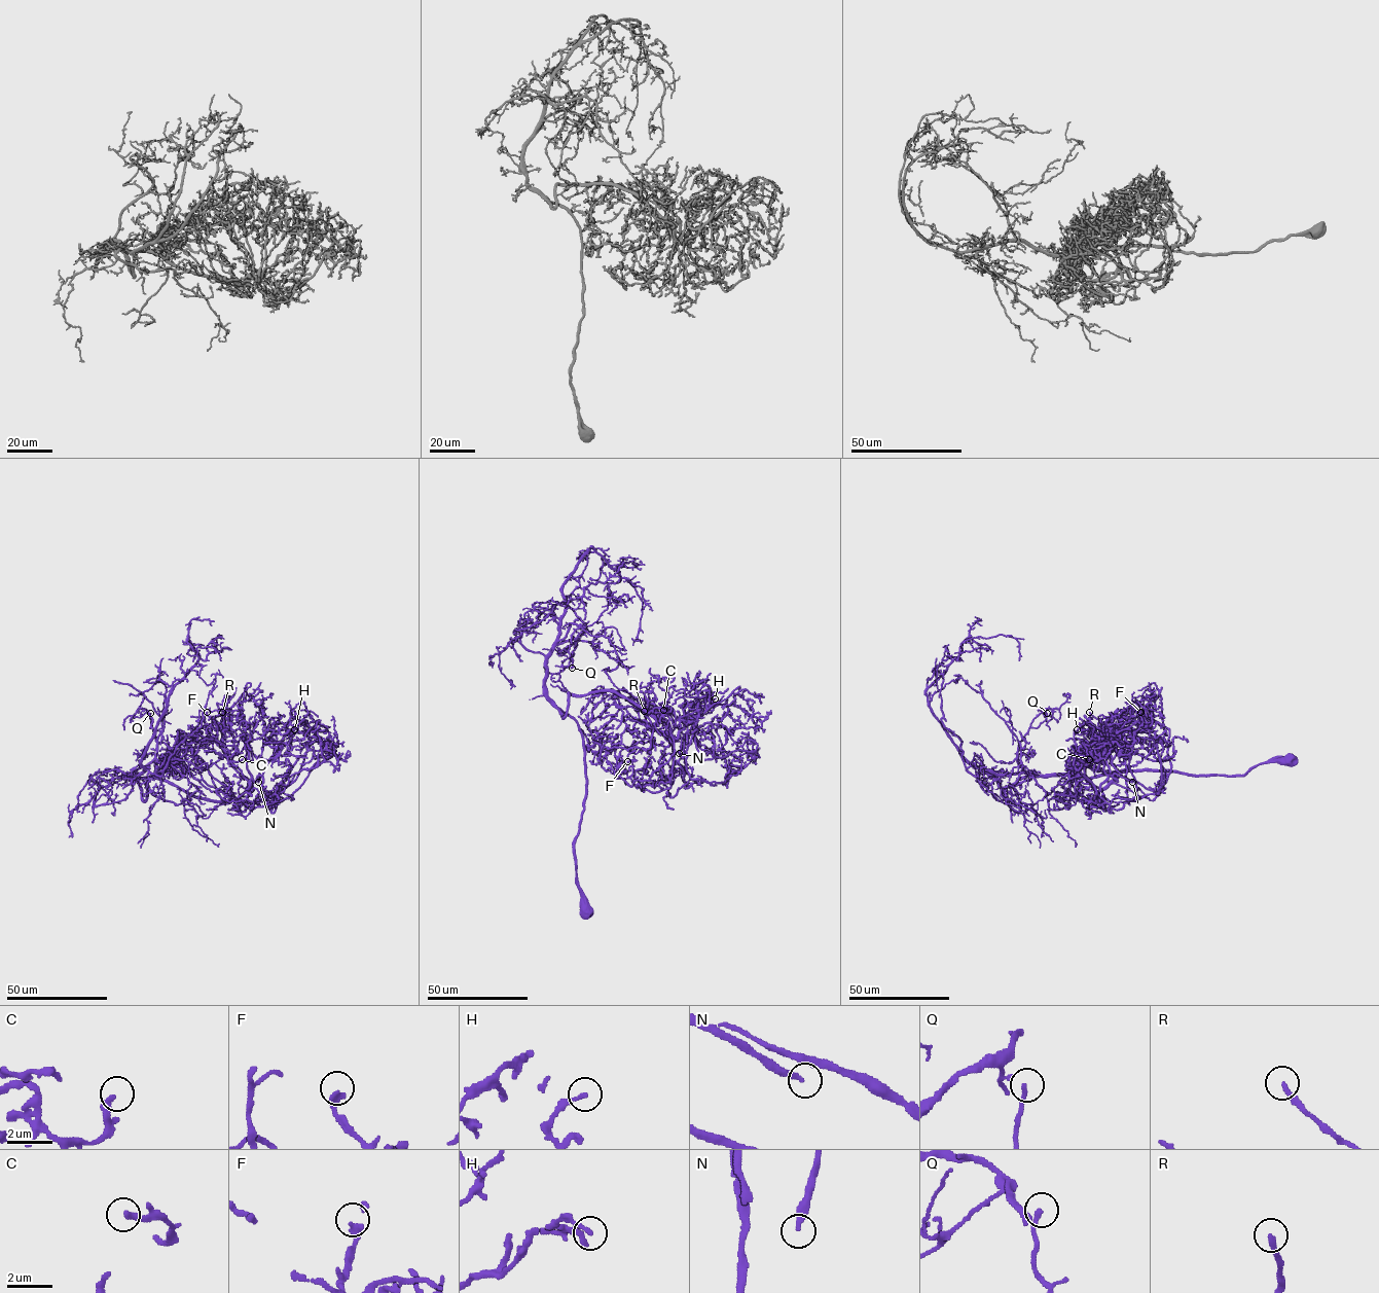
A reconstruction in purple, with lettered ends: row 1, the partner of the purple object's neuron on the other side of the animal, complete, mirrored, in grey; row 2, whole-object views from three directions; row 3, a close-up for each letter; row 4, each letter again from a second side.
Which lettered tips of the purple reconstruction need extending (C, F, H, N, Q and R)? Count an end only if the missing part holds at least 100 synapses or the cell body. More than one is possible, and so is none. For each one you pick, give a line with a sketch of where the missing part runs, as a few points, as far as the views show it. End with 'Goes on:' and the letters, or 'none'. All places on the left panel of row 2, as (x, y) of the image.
N: missing branch runs (258, 782), (258, 785), (264, 783), (280, 753), (285, 717), (271, 706), (273, 701)
Goes on: N

